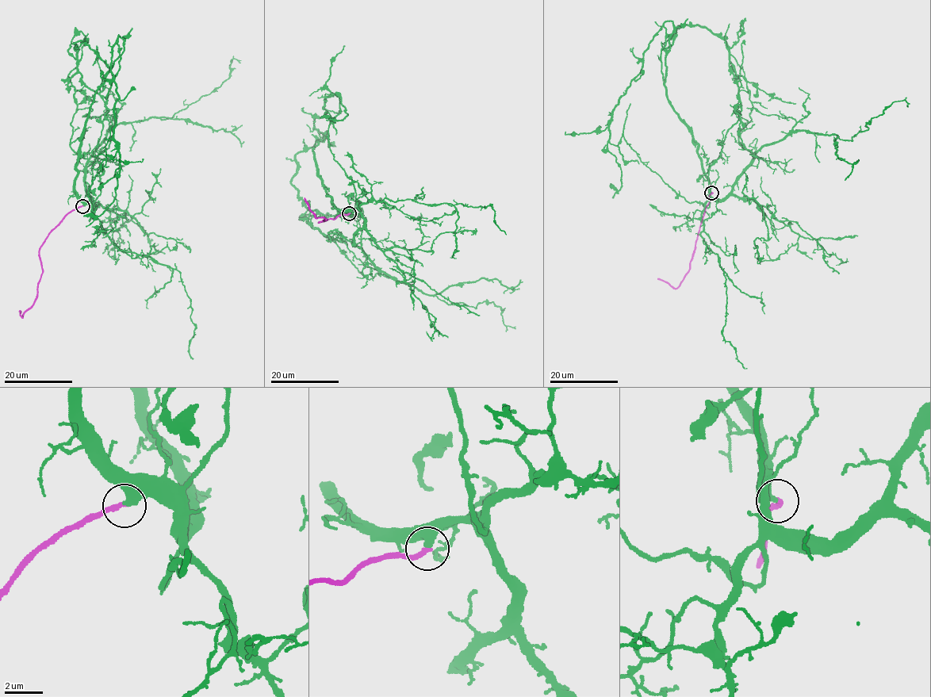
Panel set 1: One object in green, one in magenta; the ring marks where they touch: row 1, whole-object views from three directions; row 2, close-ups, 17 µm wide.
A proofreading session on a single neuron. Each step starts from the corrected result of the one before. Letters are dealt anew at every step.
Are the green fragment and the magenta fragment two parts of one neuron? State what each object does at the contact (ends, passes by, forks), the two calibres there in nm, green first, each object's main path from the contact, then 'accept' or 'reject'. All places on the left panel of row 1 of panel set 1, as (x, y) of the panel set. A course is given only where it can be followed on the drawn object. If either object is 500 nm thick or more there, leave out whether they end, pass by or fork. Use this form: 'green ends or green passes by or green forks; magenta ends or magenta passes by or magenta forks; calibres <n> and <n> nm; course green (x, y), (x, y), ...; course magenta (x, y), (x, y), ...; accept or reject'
green ends; magenta ends; calibres 360 and 240 nm; course green (82, 205), (78, 149), (93, 97), (123, 51), (120, 36), (111, 69), (116, 197), (86, 226); course magenta (82, 206), (76, 207), (66, 216), (40, 247), (42, 273), (36, 296), (23, 317), (20, 310); accept

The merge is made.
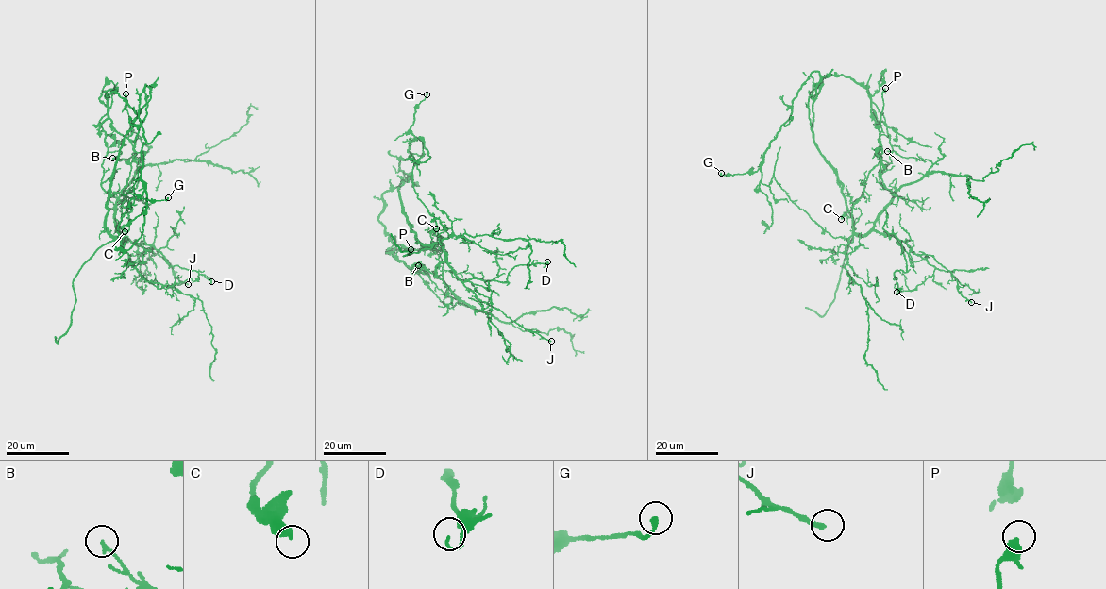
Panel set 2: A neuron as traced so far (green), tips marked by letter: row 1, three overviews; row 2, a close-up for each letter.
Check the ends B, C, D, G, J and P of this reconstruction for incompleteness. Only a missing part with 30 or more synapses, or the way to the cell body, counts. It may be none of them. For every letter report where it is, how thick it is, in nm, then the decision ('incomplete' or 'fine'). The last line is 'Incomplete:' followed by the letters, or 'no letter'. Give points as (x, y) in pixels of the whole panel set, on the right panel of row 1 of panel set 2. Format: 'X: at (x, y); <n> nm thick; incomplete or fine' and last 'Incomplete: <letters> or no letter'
B: at (887, 151); 140 nm thick; fine
C: at (841, 219); 420 nm thick; fine
D: at (896, 292); 80 nm thick; fine
G: at (721, 173); 180 nm thick; fine
J: at (971, 302); 190 nm thick; fine
P: at (885, 88); 320 nm thick; fine
Incomplete: no letter

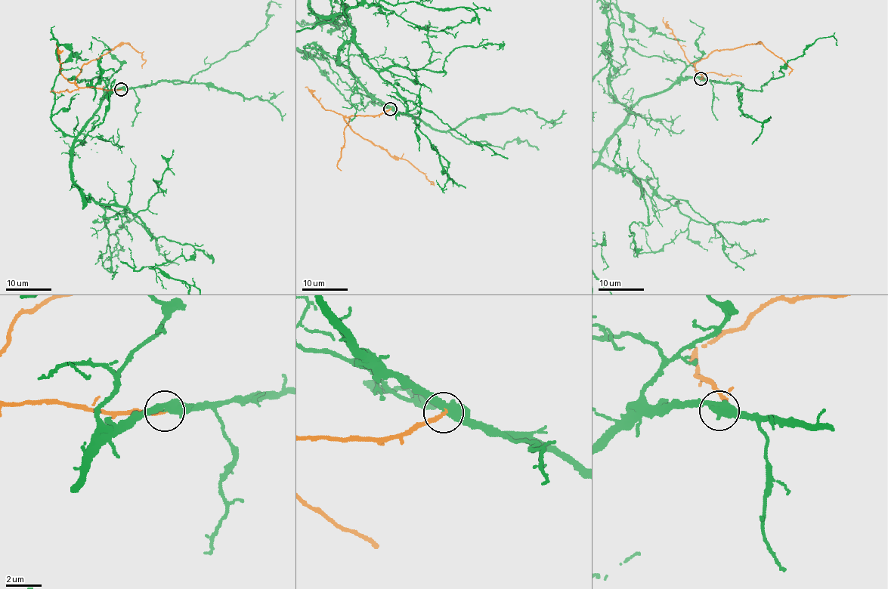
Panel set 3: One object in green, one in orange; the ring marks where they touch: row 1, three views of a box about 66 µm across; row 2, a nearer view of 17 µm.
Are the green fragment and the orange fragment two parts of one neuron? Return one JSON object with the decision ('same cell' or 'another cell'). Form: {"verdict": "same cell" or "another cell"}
{"verdict": "same cell"}

